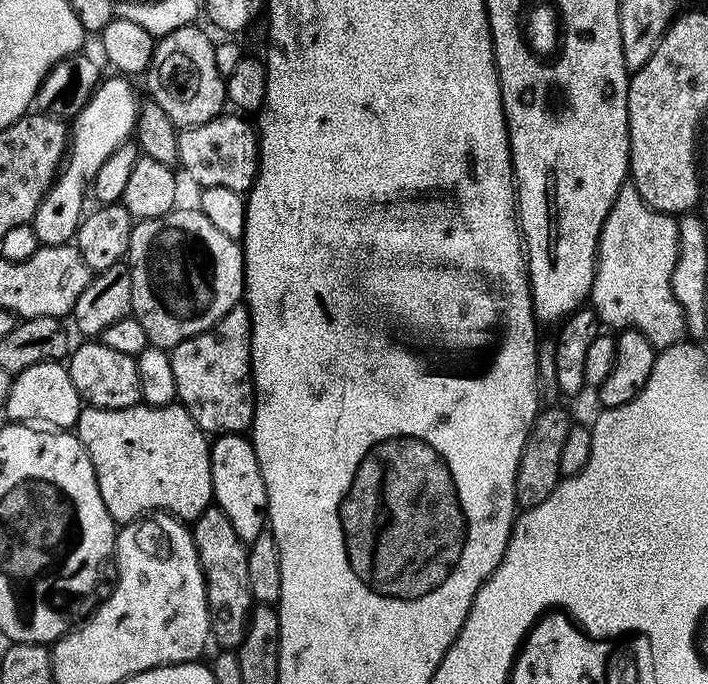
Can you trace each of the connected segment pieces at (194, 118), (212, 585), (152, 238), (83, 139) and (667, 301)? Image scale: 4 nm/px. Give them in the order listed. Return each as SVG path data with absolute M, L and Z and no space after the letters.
M200 26L179 28L156 40L146 79L151 103L162 106L177 129L193 128L221 115L226 108L226 80L214 63L216 44Z
M209 506L191 525L192 541L200 555L200 569L204 575L206 598L208 599L208 623L213 641L220 643L224 650L239 649L248 629L254 601L250 582L247 581L247 558L249 549L245 541L234 534L230 518L221 508Z
M176 206L172 211L162 214L160 217L152 217L149 220L137 219L132 226L130 234L130 246L126 257L128 265L128 273L132 279L132 311L131 315L136 317L138 322L142 322L142 330L146 330L146 338L149 345L154 348L163 348L171 350L177 348L182 342L186 342L186 338L194 338L198 334L202 334L206 330L210 330L221 320L224 315L232 308L237 307L241 303L244 295L244 249L237 241L226 238L226 234L222 234L222 230L218 230L214 226L214 222L210 222L210 218L206 218L206 214L202 214L199 207L182 208Z
M120 74L101 79L94 94L82 111L76 113L70 124L70 143L66 159L52 182L52 187L42 198L31 225L41 245L66 244L75 237L82 217L85 215L84 195L89 195L90 185L95 181L98 170L114 150L118 150L136 131L138 99L132 89L133 81Z
M631 184L621 187L600 231L595 277L589 292L591 307L594 308L601 323L616 328L614 330L638 329L657 350L679 343L686 334L686 320L684 310L674 297L671 286L678 248L677 219L669 213L658 212L649 207Z

